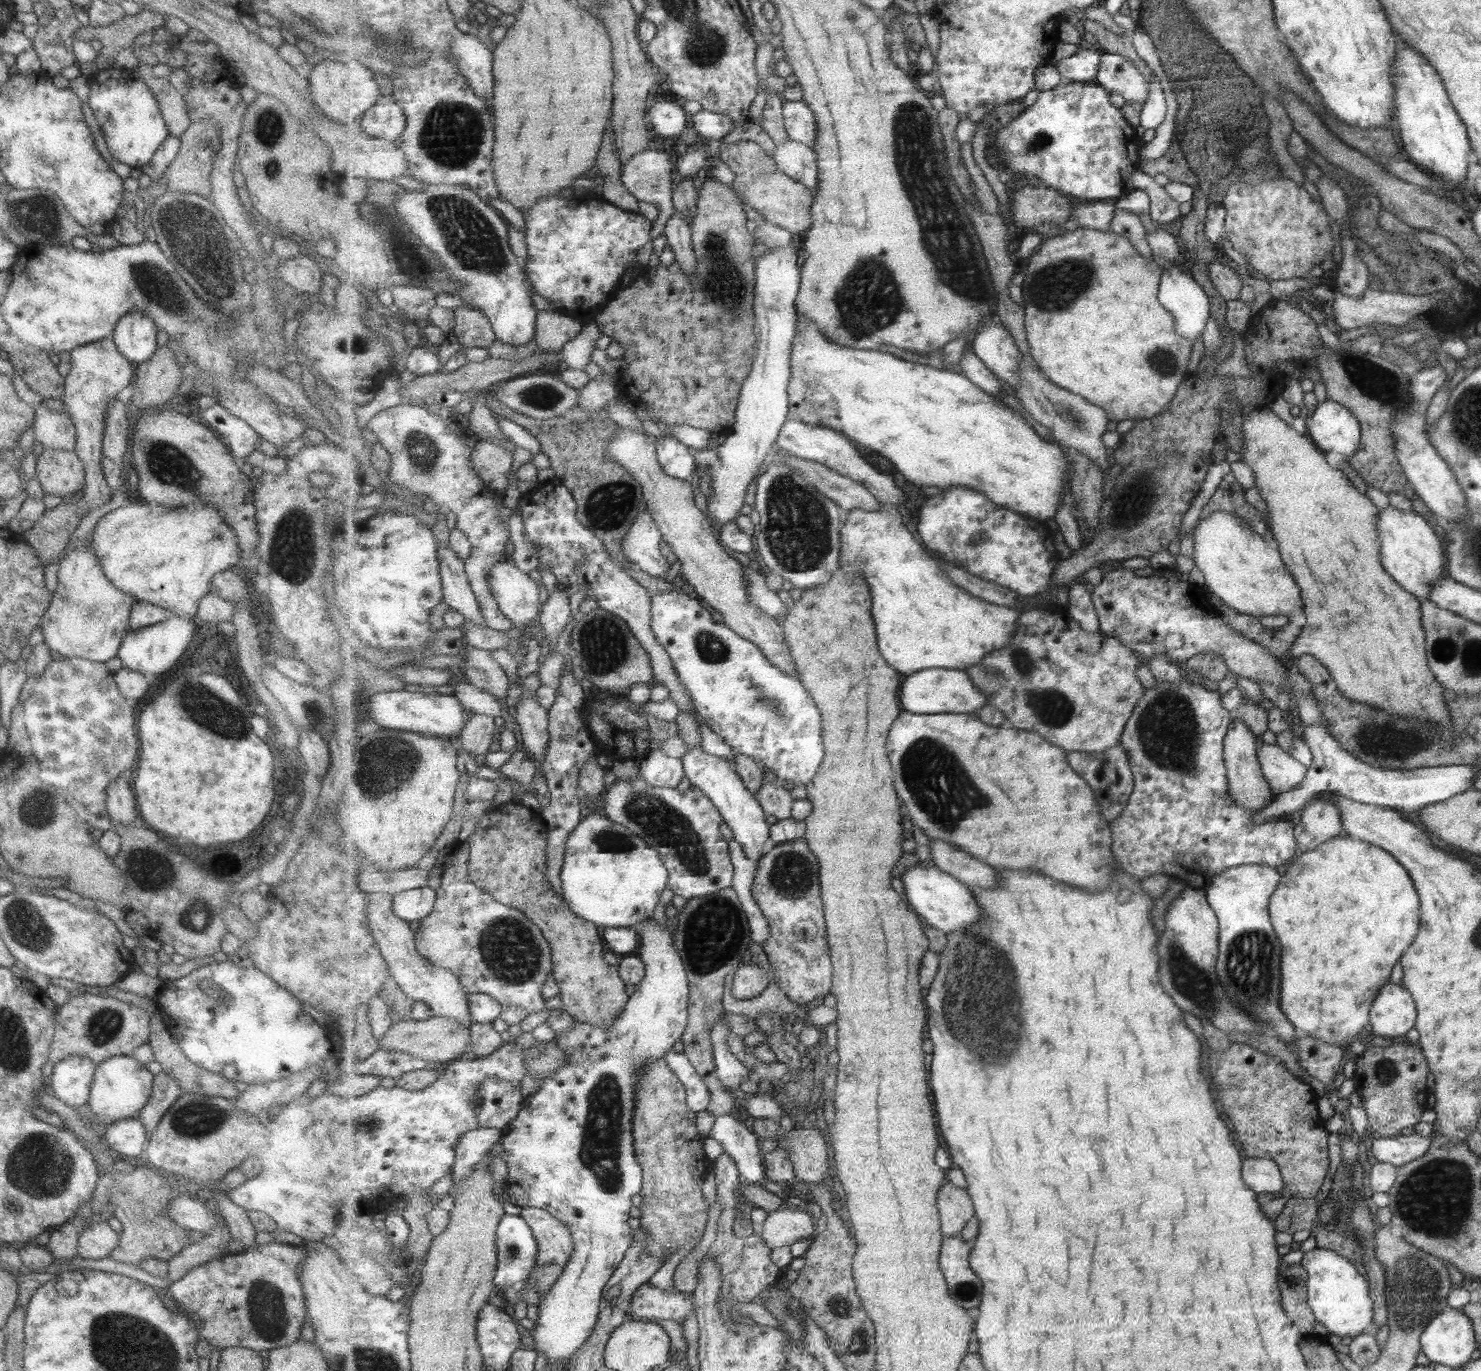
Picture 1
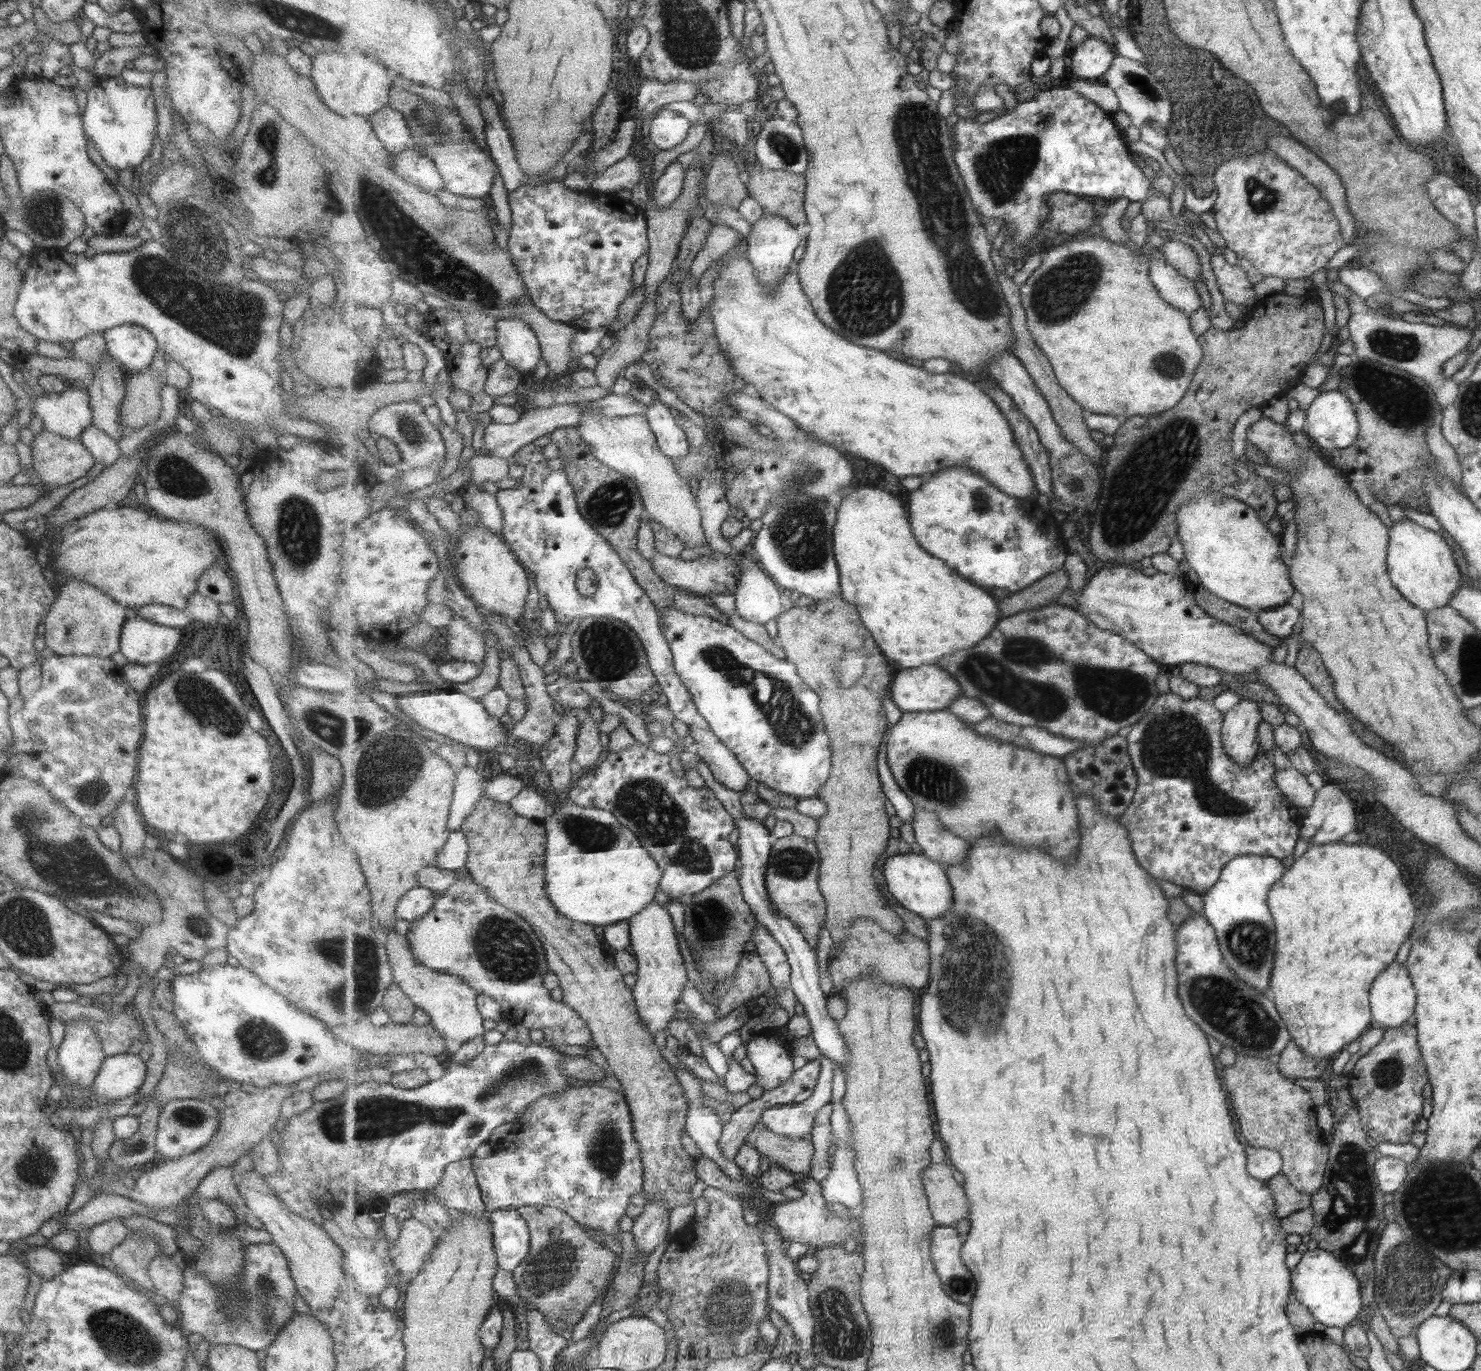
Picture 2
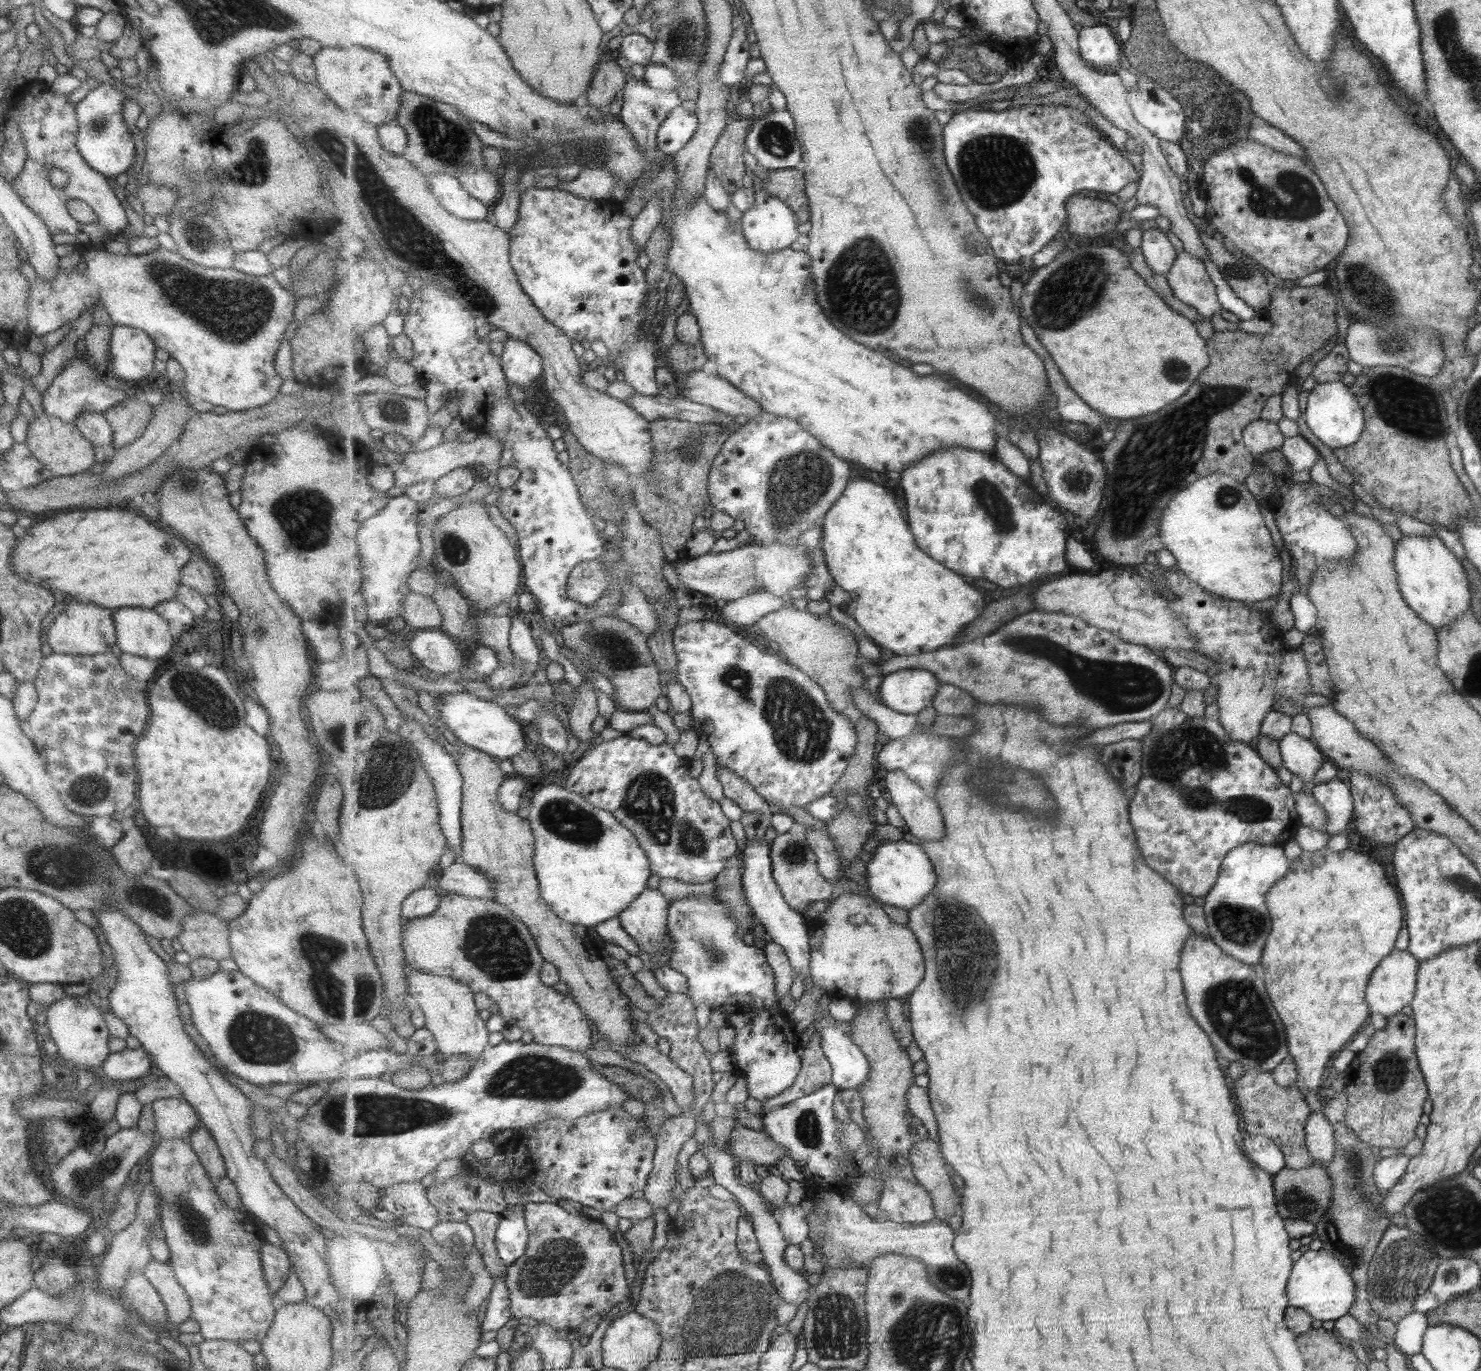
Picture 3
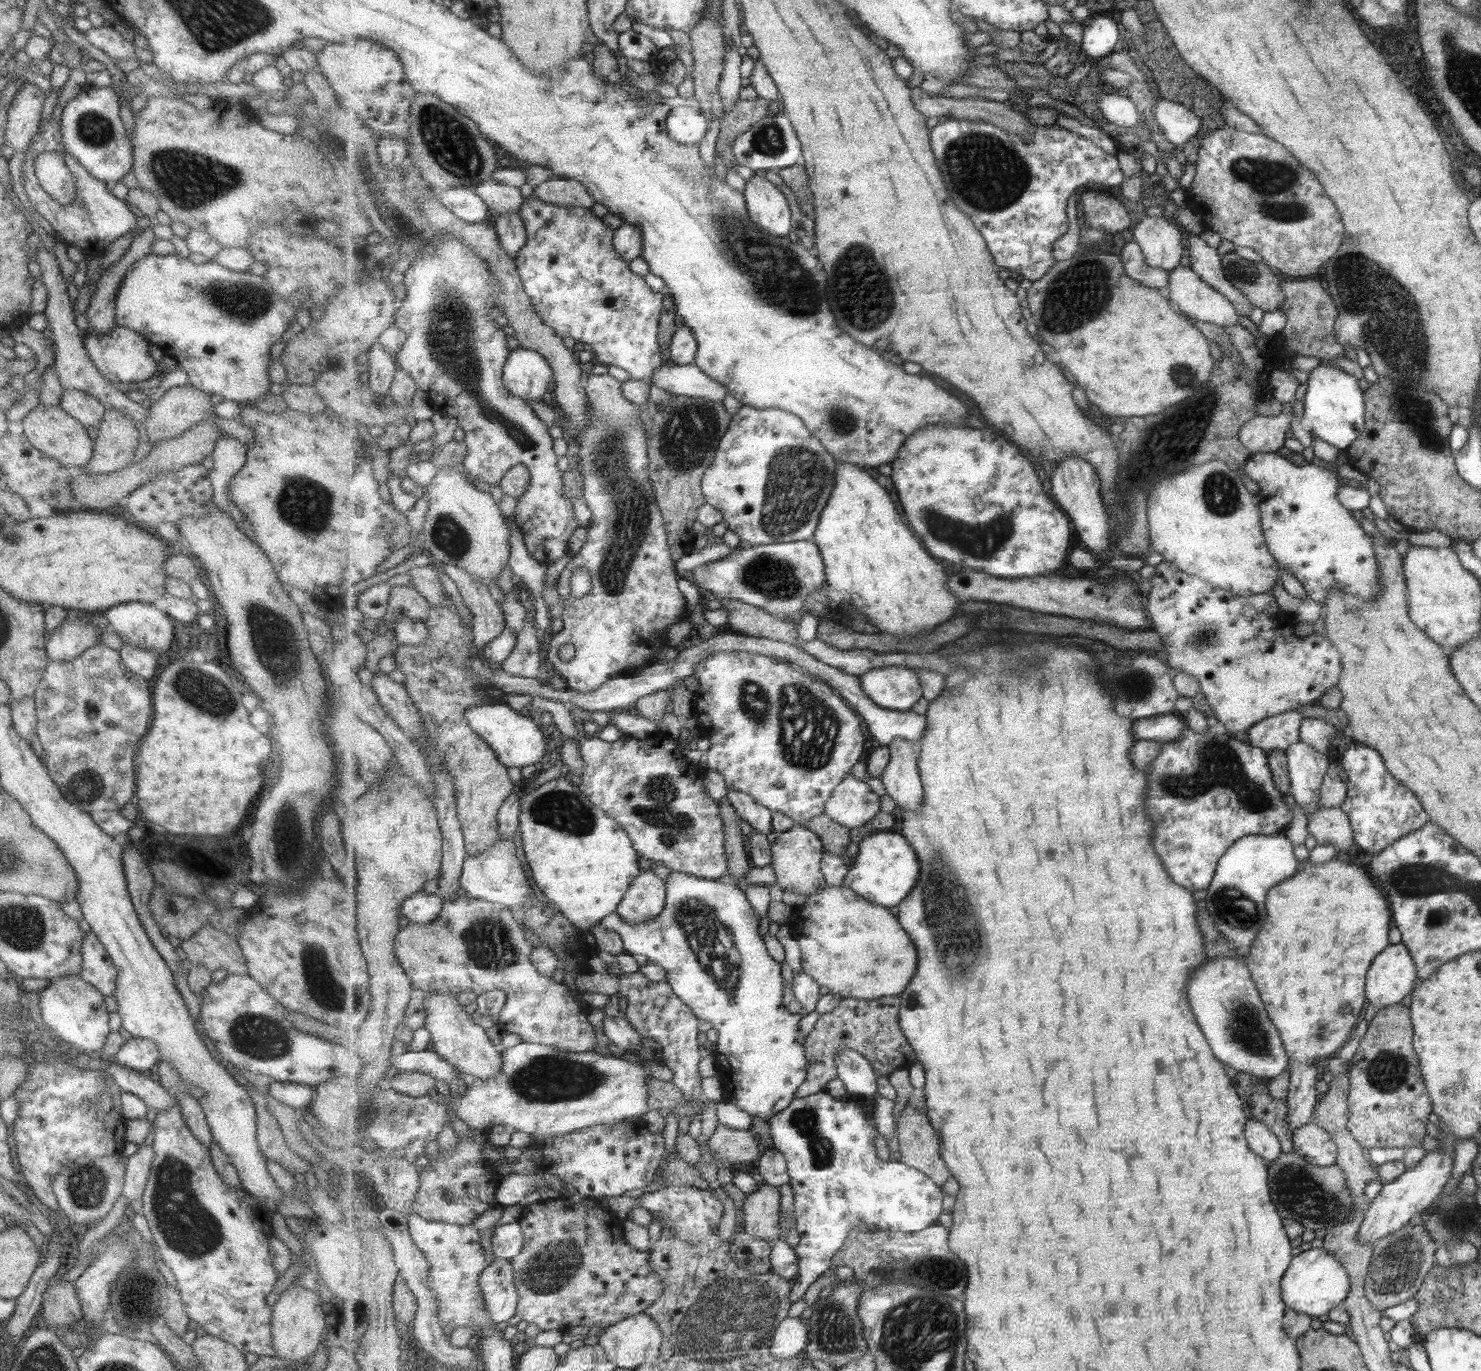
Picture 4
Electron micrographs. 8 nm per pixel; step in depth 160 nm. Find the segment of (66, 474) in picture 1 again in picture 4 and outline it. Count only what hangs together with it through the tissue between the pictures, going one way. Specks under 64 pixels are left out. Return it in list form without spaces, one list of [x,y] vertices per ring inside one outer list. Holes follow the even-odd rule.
[[[41,405],[34,406],[22,420],[22,429],[20,431],[25,439],[39,450],[41,454],[55,460],[65,468],[82,468],[90,462],[93,456],[93,447],[86,428],[79,424],[79,421],[69,416],[59,405]]]

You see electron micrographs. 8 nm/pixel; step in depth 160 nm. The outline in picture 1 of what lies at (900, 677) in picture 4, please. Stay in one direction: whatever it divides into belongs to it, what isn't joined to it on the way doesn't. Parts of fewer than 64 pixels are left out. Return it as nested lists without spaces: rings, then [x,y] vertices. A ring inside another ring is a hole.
[[[928,668],[909,675],[899,689],[903,710],[913,714],[975,713],[977,709],[987,705],[987,696],[973,684],[966,670]]]

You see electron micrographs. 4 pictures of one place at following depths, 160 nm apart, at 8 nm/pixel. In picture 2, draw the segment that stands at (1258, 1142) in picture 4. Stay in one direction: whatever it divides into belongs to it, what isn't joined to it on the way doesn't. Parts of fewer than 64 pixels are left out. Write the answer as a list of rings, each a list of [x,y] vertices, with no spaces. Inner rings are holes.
[[[1245,1145],[1246,1171],[1250,1178],[1259,1182],[1268,1182],[1281,1170],[1282,1158],[1280,1154],[1270,1148],[1255,1148]]]

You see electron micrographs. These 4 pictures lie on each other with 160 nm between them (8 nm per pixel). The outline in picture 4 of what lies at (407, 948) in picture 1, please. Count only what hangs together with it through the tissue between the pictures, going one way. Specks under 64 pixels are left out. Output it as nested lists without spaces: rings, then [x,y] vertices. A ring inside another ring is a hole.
[[[431,992],[427,997],[428,1017],[426,1027],[432,1034],[432,1050],[466,1076],[489,1080],[497,1078],[504,1070],[502,1051],[491,1042],[482,1026],[458,1003],[455,995]]]

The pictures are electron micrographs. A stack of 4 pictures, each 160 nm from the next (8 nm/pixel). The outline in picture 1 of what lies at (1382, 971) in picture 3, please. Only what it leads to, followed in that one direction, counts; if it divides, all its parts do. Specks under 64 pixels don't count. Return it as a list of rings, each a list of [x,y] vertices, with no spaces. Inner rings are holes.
[[[1385,984],[1373,999],[1369,1030],[1373,1036],[1399,1041],[1415,1022],[1415,1000],[1402,984]]]

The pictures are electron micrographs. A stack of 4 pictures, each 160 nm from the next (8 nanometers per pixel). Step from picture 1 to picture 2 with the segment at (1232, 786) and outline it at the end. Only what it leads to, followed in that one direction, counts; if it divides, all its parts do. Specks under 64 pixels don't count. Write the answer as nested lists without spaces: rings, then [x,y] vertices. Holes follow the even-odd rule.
[[[1242,699],[1224,712],[1224,726],[1221,727],[1224,751],[1234,763],[1243,768],[1259,751],[1256,731],[1262,718],[1260,706]]]

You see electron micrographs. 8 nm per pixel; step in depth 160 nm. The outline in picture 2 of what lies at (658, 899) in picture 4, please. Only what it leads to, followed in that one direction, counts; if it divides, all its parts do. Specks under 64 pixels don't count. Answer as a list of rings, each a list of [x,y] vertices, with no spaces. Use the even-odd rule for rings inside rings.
[[[653,901],[643,912],[633,916],[629,923],[630,951],[633,952],[639,963],[636,973],[638,980],[632,992],[636,998],[638,1013],[655,1034],[668,1028],[668,1024],[675,1020],[675,1006],[677,1000],[683,1000],[683,990],[687,984],[687,968],[685,960],[679,950],[677,932],[671,920],[671,914],[666,906]]]

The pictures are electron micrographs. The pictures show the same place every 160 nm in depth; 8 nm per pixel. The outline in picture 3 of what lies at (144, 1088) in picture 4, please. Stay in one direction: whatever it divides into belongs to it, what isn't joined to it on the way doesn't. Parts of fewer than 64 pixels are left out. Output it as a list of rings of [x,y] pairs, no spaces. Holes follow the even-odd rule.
[[[181,1096],[157,1098],[150,1103],[153,1111],[154,1130],[161,1139],[187,1140],[188,1134],[199,1123],[193,1107]]]

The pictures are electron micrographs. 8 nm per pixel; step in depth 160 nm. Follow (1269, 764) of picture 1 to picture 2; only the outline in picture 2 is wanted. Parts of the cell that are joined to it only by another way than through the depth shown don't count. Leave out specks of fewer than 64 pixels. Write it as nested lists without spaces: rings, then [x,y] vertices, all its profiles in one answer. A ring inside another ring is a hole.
[[[1291,766],[1288,769],[1276,770],[1274,781],[1278,789],[1288,800],[1307,811],[1312,805],[1316,791],[1307,783],[1305,776],[1300,775]]]

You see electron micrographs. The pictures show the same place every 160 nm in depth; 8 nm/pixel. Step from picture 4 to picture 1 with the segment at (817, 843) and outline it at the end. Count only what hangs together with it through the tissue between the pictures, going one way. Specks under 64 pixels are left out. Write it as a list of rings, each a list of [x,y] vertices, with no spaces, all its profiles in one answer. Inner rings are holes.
[[[806,837],[770,845],[758,861],[753,896],[771,926],[771,939],[763,945],[772,966],[771,978],[798,1004],[829,994],[834,967],[820,883],[820,860]]]

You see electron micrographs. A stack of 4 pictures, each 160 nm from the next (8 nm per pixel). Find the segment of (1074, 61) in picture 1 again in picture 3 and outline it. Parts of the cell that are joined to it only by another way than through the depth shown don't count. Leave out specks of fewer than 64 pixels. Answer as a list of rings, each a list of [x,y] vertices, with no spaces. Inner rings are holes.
[[[1108,24],[1082,27],[1080,30],[1080,49],[1083,58],[1092,68],[1112,72],[1119,66],[1123,45],[1118,35]]]

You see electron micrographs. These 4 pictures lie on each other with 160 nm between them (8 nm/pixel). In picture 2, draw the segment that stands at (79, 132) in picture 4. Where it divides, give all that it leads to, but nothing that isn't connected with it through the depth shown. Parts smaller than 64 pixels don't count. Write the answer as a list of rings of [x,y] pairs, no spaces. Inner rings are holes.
[[[121,77],[102,78],[101,84],[94,84],[87,90],[87,105],[83,114],[80,115],[82,120],[82,129],[87,142],[94,144],[99,156],[103,162],[110,168],[123,170],[123,168],[133,168],[149,155],[149,148],[153,138],[153,131],[156,125],[154,97],[151,88],[141,86],[129,86],[121,80]]]

